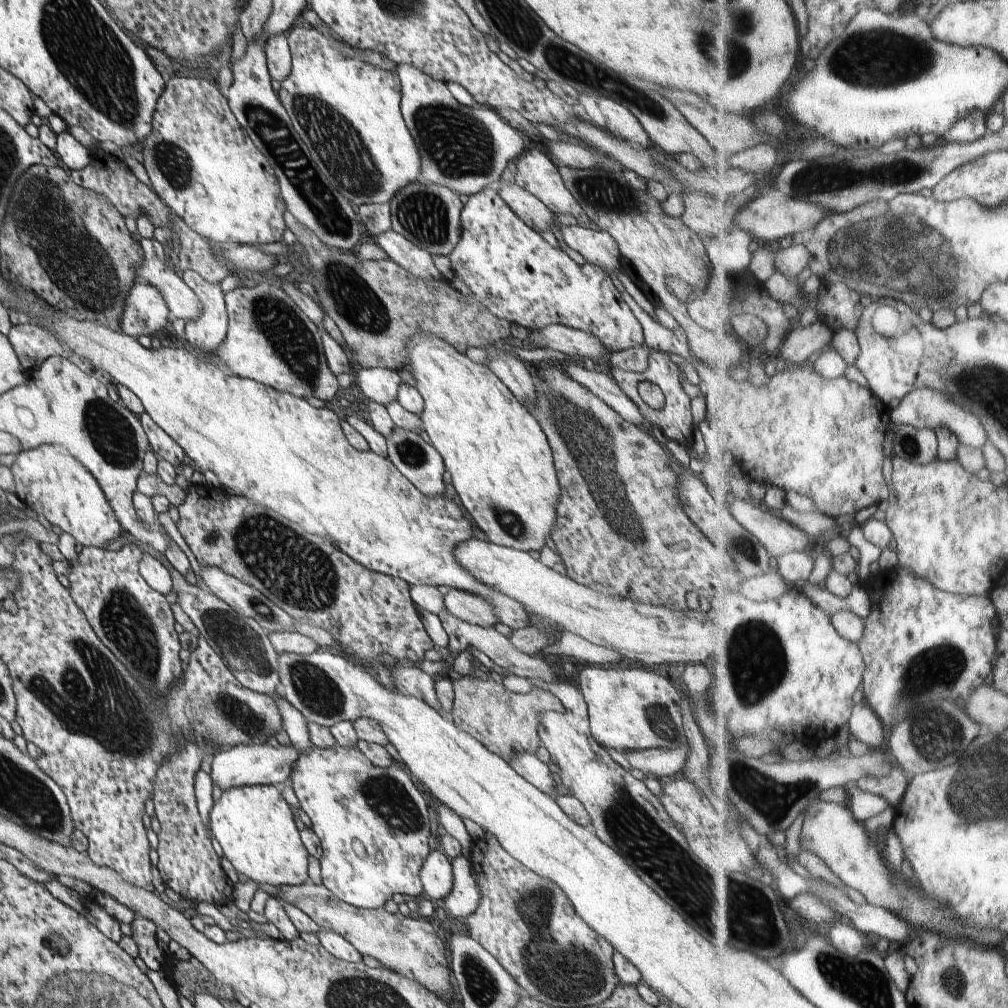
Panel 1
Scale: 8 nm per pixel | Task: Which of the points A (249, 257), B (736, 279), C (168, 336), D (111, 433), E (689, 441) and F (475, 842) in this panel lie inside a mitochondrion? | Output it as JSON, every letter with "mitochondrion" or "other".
{"A":"other","B":"other","C":"other","D":"mitochondrion","E":"other","F":"other"}

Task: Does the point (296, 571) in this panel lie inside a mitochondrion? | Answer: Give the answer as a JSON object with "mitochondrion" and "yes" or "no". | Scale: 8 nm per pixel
{"mitochondrion":"yes"}

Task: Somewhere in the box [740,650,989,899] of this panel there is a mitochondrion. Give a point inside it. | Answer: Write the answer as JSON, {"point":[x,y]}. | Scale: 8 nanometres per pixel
{"point":[938,736]}

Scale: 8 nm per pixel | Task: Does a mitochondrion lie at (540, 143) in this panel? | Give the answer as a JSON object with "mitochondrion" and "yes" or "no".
{"mitochondrion":"no"}

